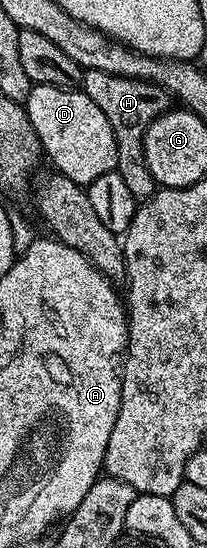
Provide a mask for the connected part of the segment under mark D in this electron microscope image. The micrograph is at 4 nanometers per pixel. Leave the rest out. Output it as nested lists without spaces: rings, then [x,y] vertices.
[[[32,85],[25,103],[25,109],[33,128],[39,137],[44,155],[49,159],[56,171],[78,186],[86,188],[97,176],[105,176],[105,172],[117,167],[117,140],[113,136],[113,128],[109,120],[105,120],[105,112],[89,100],[82,89],[62,90],[52,86]]]

